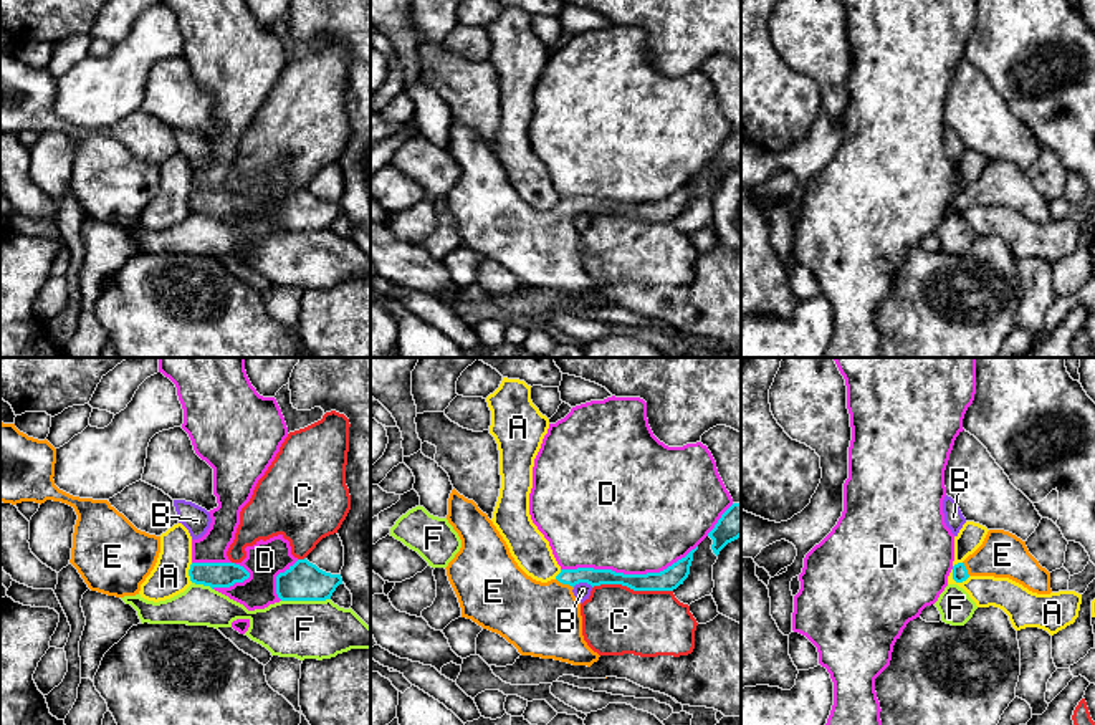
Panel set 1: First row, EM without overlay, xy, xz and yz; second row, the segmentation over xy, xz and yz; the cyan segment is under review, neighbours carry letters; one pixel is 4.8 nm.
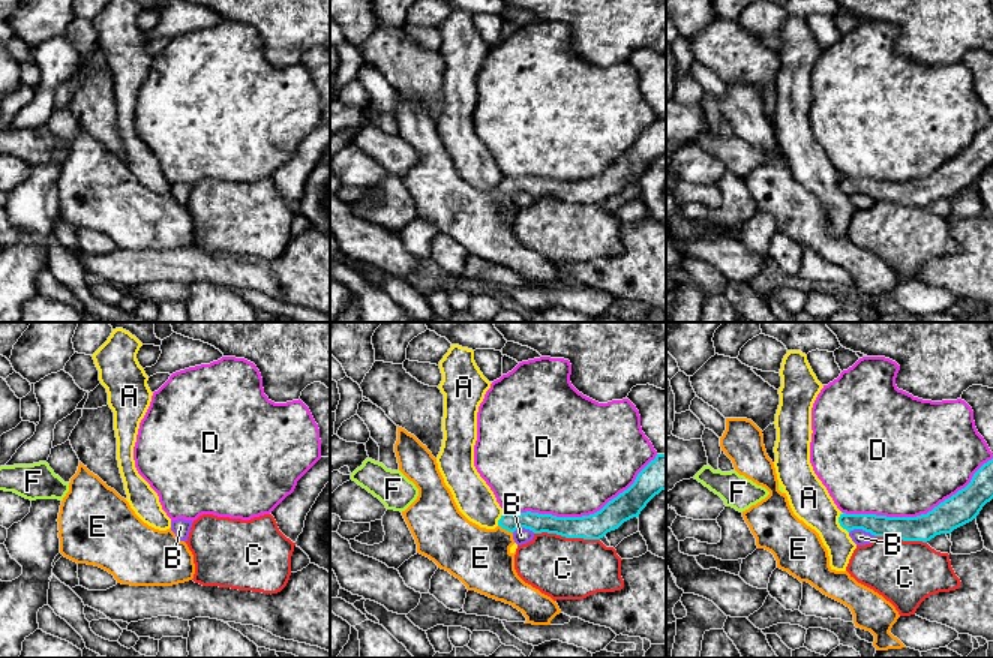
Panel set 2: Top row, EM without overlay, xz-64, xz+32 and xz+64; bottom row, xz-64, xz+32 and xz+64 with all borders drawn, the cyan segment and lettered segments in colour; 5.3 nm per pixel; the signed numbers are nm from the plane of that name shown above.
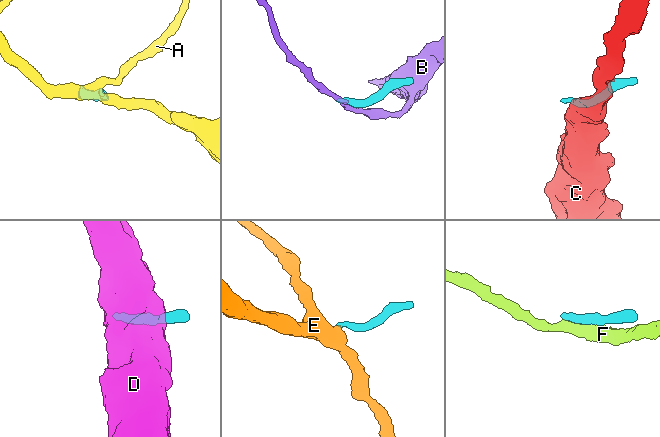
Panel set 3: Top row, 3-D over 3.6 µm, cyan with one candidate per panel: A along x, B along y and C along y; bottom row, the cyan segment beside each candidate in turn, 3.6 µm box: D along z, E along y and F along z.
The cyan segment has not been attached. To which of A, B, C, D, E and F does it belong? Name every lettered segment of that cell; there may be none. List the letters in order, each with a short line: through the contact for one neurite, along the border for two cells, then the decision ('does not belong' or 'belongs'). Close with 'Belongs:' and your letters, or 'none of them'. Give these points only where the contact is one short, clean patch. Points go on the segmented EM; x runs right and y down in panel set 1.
A: line yz (951, 570), (951, 576), (956, 581), (965, 581), (970, 576); does not belong
B: line xz (573, 586), (579, 583), (592, 586); does not belong
C: line xz (592, 586), (626, 585), (634, 590), (672, 591); does not belong
D: does not belong
E: line xz (592, 576), (571, 576), (564, 583), (543, 619); belongs
F: does not belong
Belongs: E

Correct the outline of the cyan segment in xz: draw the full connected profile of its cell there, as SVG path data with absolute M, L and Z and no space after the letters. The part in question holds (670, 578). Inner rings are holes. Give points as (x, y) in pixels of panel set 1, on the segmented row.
M455 488L448 498L447 520L461 540L460 551L445 568L461 617L500 634L521 655L572 665L591 667L600 657L584 641L581 603L572 593L576 584L673 591L688 578L693 553L698 550L696 546L660 573L624 574L577 568L561 569L554 579L541 583L518 566L488 515Z

